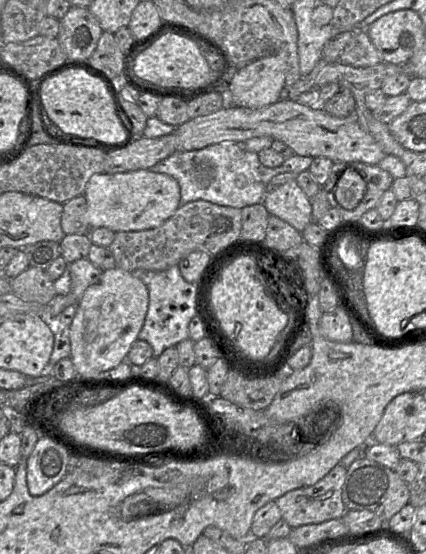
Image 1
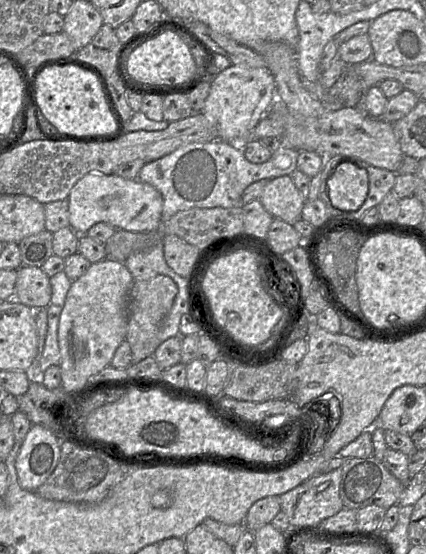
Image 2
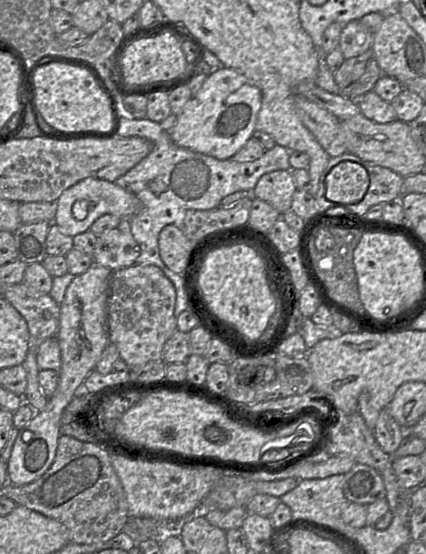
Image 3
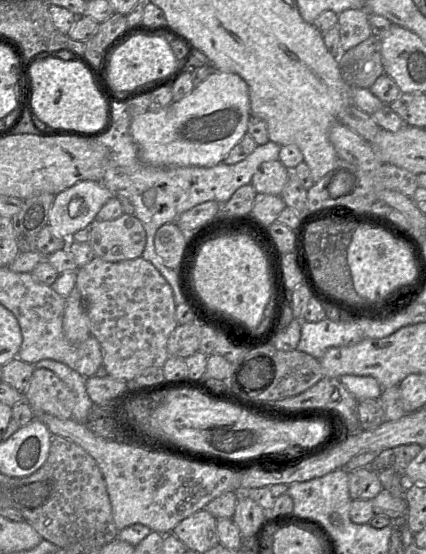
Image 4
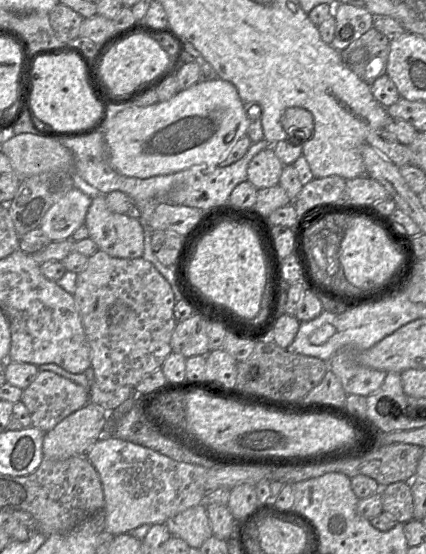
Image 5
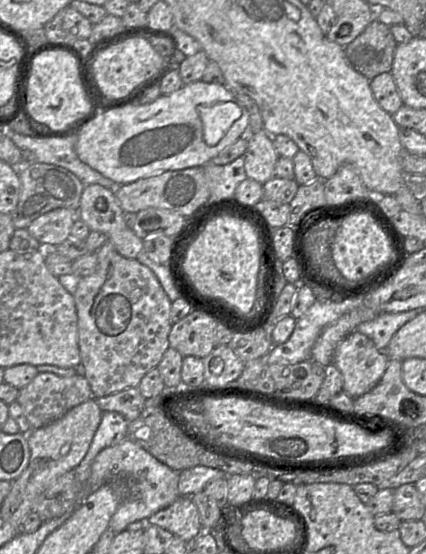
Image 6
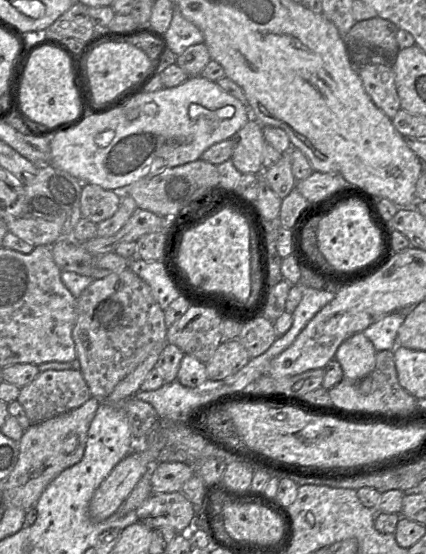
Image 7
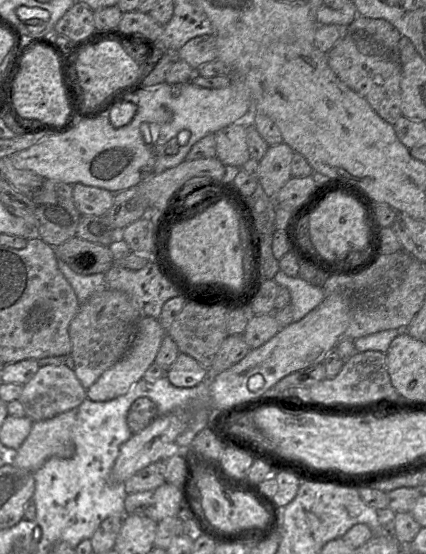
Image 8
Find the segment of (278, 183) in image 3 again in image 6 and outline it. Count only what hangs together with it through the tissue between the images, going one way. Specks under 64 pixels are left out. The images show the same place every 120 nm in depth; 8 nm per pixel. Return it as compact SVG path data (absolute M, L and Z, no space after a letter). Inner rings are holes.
M264 129L246 136L248 142L244 153L246 176L264 184L275 177L274 169L280 157L273 146L273 137Z

